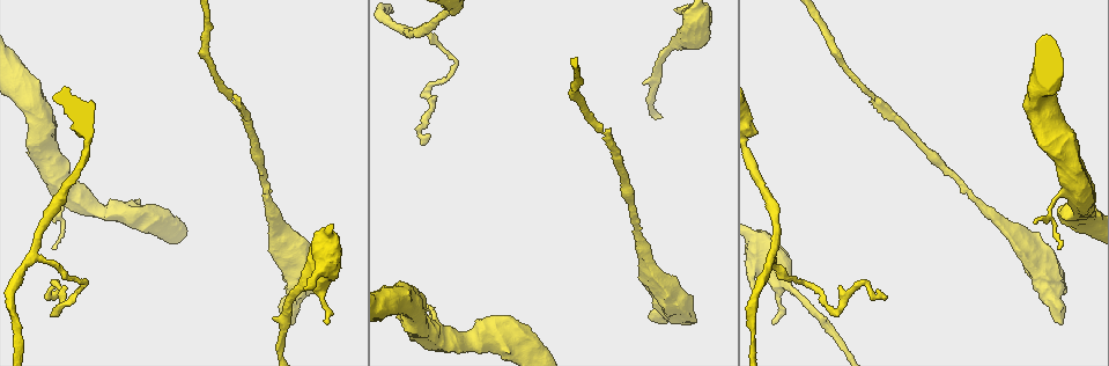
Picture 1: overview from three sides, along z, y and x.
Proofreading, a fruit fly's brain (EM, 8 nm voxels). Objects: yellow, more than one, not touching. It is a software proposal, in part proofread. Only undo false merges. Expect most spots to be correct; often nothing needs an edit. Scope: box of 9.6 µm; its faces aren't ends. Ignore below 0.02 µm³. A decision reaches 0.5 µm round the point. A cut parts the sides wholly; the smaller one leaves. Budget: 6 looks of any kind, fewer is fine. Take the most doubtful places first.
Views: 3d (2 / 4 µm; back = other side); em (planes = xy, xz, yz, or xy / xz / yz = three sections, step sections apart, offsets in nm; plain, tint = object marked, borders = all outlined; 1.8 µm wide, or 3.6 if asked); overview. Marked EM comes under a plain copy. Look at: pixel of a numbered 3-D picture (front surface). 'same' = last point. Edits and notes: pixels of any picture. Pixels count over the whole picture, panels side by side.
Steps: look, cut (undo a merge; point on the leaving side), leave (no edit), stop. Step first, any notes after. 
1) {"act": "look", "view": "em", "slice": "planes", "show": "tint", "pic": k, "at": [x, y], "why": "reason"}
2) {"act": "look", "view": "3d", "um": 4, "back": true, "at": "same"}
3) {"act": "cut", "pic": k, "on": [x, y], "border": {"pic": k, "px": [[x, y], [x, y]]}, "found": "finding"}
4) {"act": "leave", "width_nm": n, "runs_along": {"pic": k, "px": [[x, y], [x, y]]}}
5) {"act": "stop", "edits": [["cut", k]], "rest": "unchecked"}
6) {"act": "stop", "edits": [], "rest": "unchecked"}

{"act": "look", "view": "em", "slice": "yz", "step": 8, "show": "tint", "pic": 1, "at": [771, 255], "why": "three arms meet"}

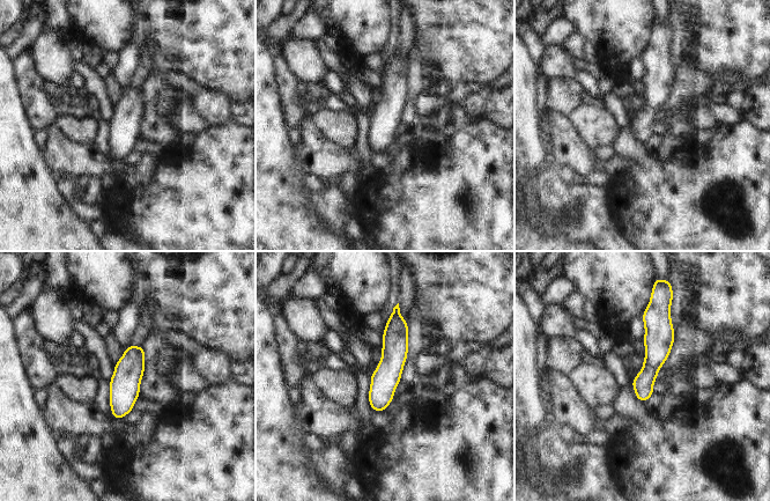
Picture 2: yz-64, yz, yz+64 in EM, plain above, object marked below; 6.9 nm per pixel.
{"act": "look", "view": "em", "slice": "planes", "show": "tint", "at": "same", "why": "another direction"}

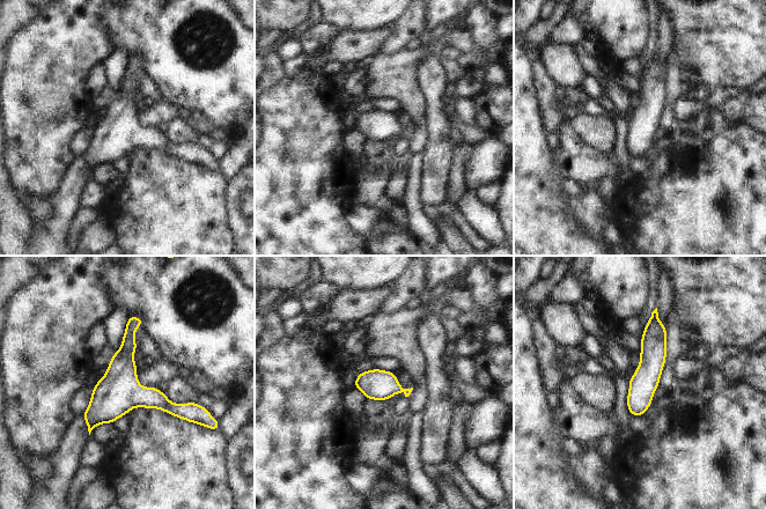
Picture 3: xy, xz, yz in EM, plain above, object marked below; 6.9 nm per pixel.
{"act": "leave", "found": "continuous, no second cell"}

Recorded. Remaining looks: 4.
{"act": "look", "view": "em", "um": 3.6, "slice": "planes", "show": "tint", "pic": 1, "at": [698, 34], "why": "sudden change in width"}

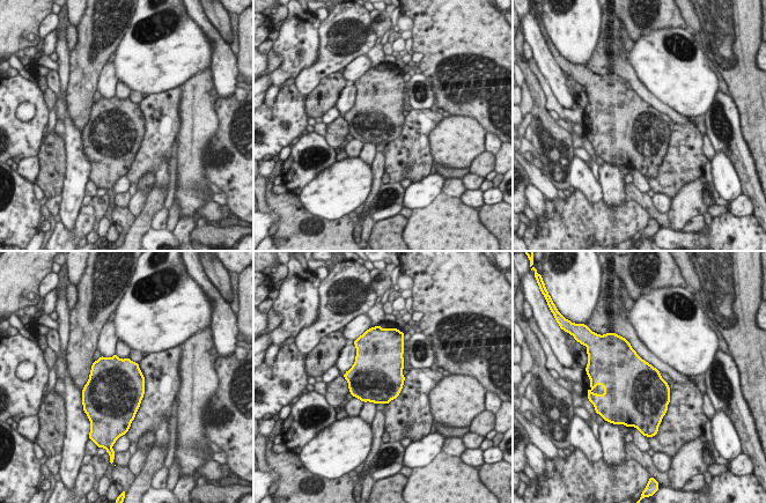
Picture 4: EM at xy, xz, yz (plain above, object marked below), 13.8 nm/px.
{"act": "leave", "width_nm": 700, "found": "continuous, no second cell"}

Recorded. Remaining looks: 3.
{"act": "look", "view": "em", "slice": "xz", "step": 8, "show": "tint", "pic": 1, "at": [1055, 305]}

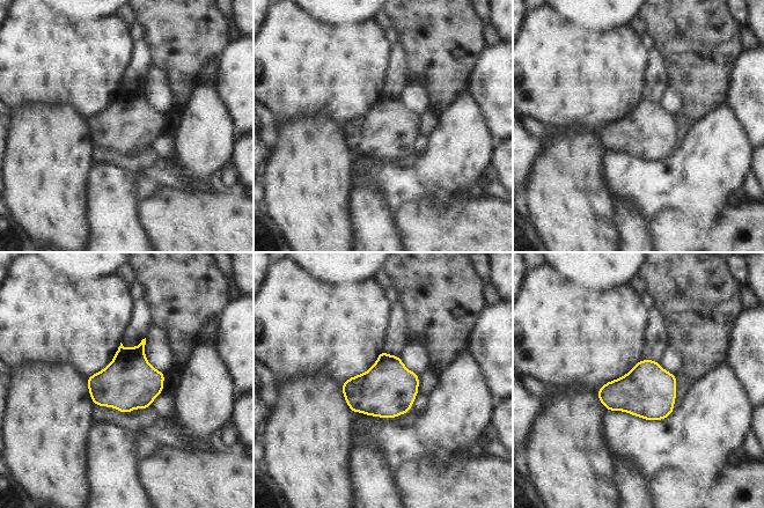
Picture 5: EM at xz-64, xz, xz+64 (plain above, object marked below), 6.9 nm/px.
{"act": "look", "view": "em", "slice": "planes", "show": "tint", "at": "same"}

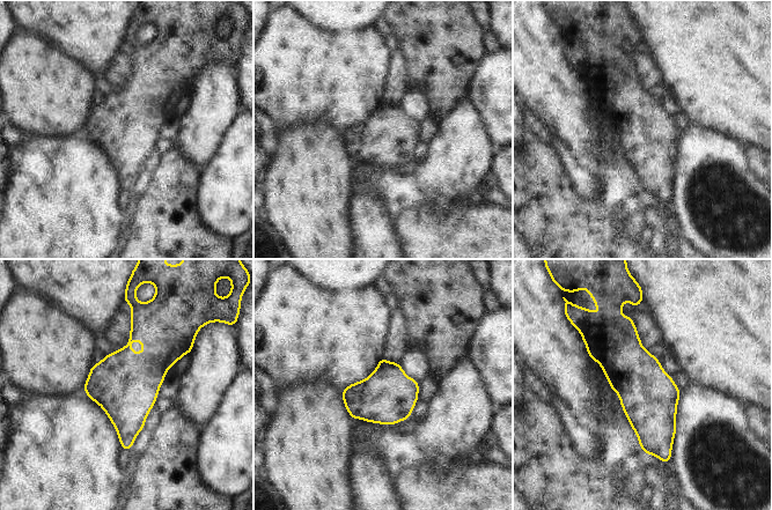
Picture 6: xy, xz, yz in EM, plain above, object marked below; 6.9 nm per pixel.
{"act": "leave", "found": "continuous, no second cell"}

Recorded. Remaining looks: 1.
{"act": "stop", "edits": [], "rest": "unchecked"}

